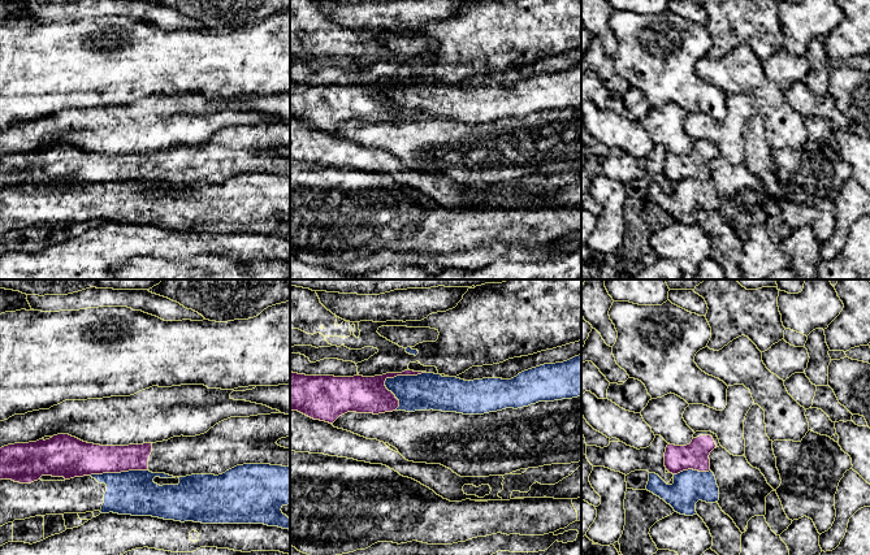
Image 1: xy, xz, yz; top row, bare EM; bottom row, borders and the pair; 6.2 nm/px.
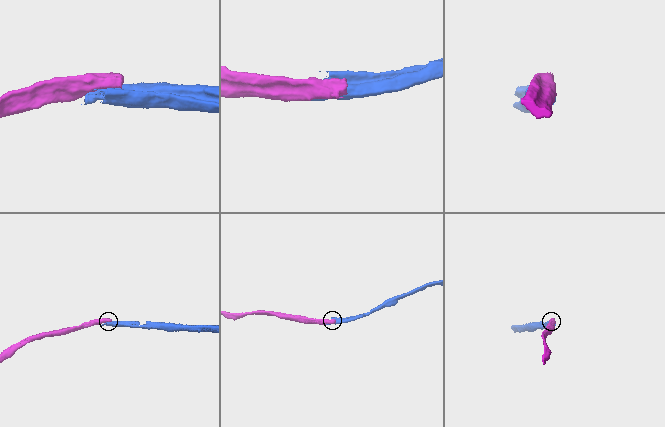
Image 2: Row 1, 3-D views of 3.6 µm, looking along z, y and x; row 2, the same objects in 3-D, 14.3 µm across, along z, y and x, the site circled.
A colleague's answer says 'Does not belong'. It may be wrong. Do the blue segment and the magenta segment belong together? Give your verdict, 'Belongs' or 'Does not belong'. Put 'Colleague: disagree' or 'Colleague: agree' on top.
Colleague: agree
Does not belong

